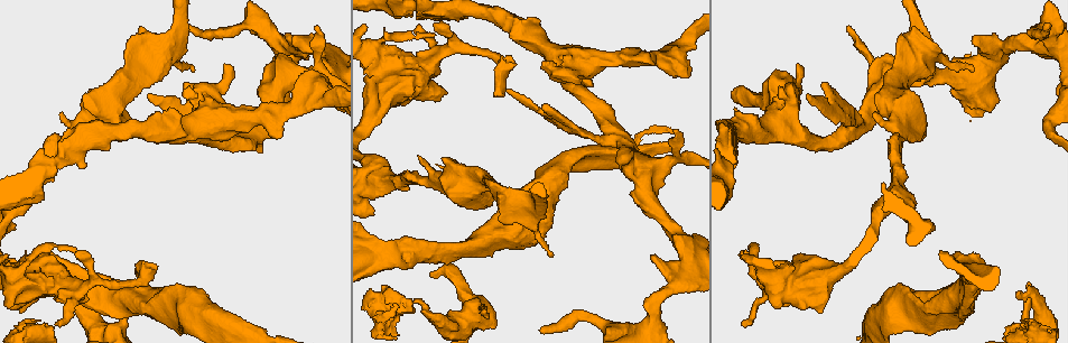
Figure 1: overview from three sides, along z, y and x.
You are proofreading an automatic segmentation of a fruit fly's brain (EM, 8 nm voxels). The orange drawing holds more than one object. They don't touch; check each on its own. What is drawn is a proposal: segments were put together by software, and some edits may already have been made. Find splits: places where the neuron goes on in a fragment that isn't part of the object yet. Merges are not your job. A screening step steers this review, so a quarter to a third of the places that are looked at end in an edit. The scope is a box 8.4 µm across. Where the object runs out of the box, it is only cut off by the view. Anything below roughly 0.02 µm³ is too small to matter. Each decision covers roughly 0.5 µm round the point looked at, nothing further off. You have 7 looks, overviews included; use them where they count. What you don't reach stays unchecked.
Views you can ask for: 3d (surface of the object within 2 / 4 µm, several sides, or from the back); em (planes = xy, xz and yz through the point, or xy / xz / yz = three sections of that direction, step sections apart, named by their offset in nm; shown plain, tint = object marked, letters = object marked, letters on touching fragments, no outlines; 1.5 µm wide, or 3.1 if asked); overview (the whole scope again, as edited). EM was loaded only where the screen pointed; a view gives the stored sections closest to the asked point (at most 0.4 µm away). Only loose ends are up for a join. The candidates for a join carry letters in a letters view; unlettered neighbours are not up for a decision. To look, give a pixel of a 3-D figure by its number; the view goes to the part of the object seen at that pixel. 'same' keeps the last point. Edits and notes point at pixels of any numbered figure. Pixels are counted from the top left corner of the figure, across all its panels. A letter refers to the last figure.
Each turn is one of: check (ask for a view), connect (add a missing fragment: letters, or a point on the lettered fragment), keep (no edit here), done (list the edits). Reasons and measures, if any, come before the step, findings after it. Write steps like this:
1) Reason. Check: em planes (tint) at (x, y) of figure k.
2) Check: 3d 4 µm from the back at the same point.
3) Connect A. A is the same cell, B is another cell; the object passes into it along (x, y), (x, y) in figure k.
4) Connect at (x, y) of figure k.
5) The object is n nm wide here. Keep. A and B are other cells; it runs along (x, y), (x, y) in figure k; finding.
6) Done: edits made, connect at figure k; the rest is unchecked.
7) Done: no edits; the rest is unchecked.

Free end. Check: 3d 2 µm at (494, 93) of figure 1.

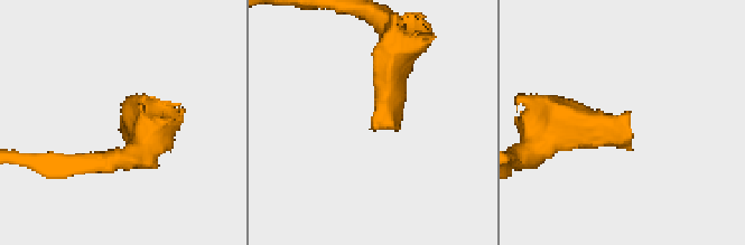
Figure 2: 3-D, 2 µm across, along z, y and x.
Check: em 3.1 µm planes (letters) at (626, 111) of figure 2.

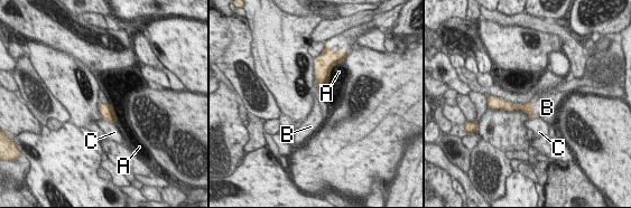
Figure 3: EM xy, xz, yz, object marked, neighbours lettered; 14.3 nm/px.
Connect B. B is the same cell, A and C are other cells; the neuron continues.

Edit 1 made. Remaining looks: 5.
See it whole again. Check: overview.

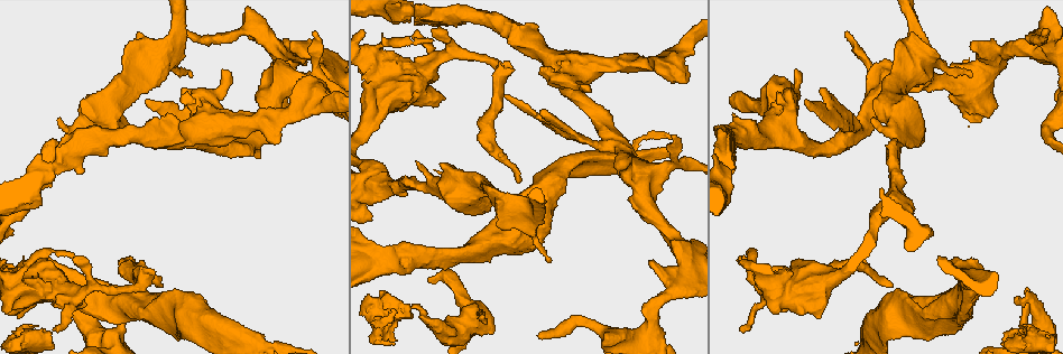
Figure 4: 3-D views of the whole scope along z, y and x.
An open end. Check: em planes (letters) at (914, 145) of figure 4.

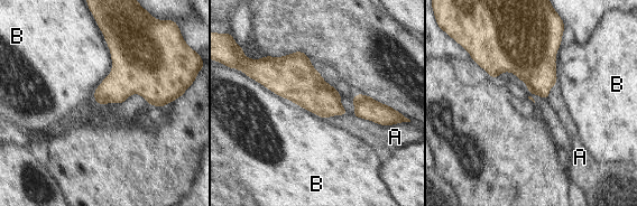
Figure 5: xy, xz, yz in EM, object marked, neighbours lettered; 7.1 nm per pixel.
The longest contact is with B, 600 nm. Keep. A and B are other cells; none of them fits.

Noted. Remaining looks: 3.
Stops while still wide. Check: em planes (letters) at (80, 173) of figure 4.

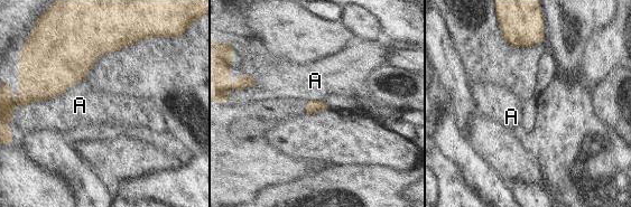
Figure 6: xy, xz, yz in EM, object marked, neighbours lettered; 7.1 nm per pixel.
Keep. A is another cell; a border runs along (84, 81), (26, 107) in figure 6; none of them fits.

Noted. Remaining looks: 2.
Done: edits made, connect at figure 3; the rest is unchecked.

